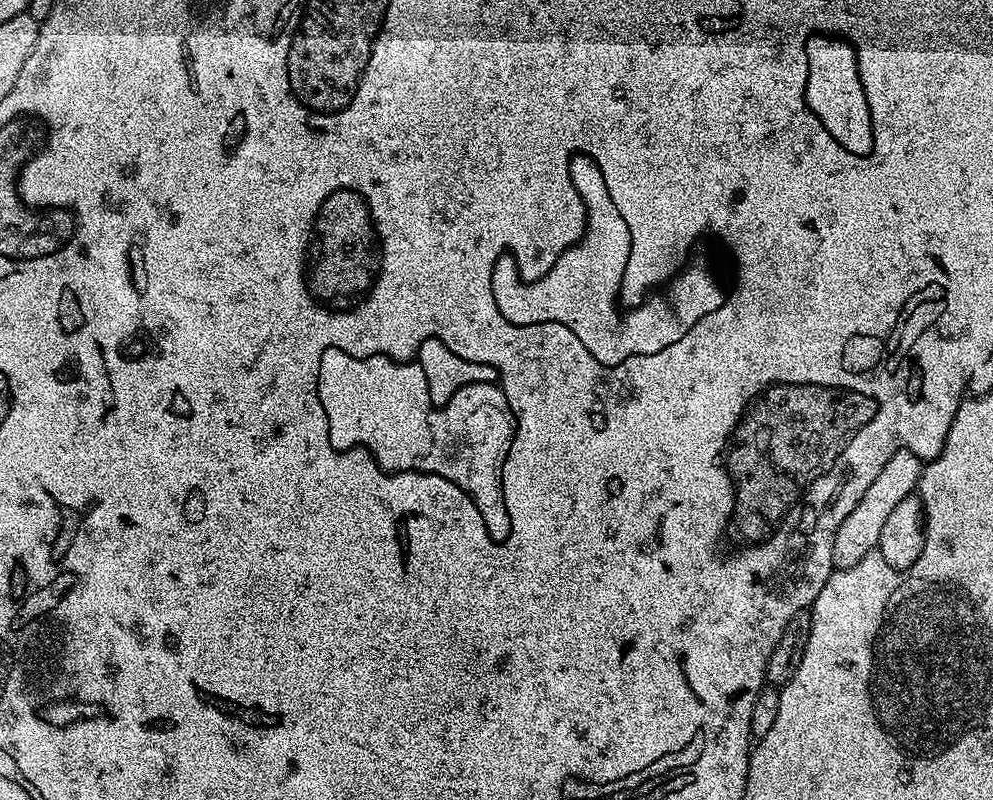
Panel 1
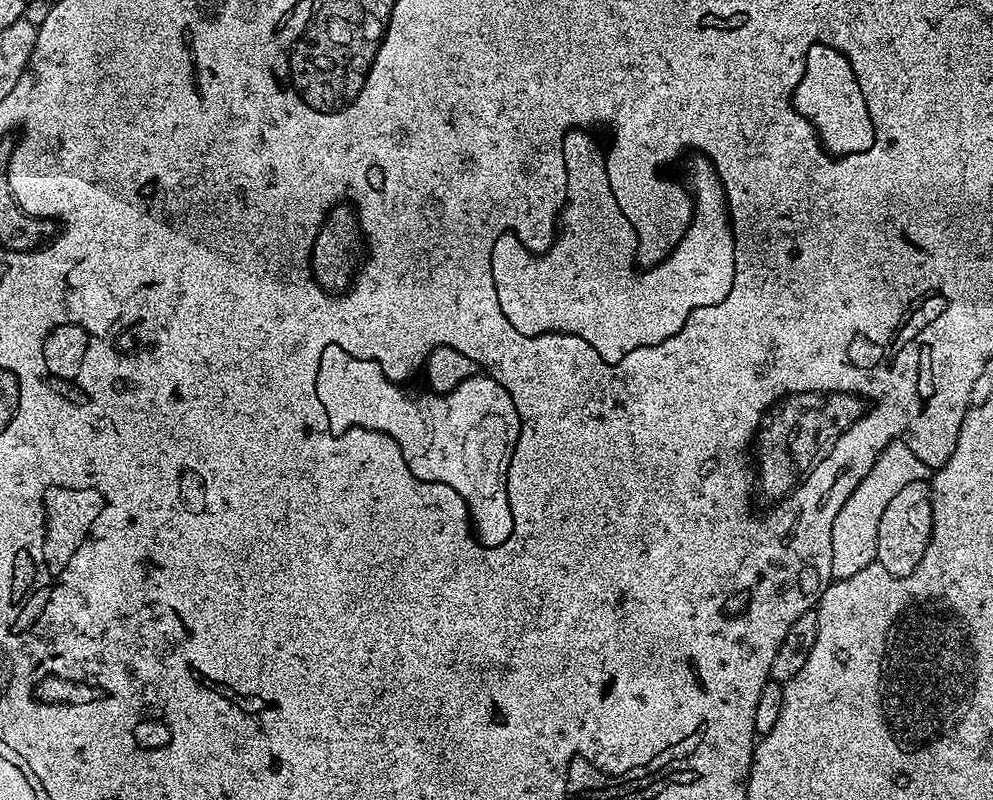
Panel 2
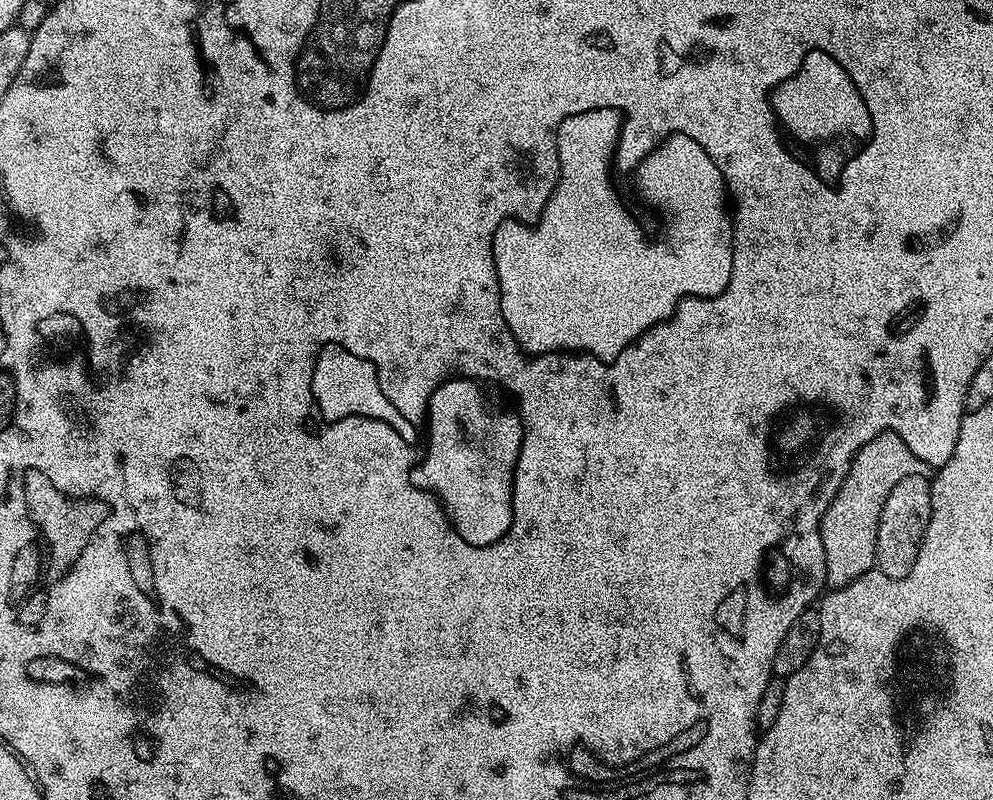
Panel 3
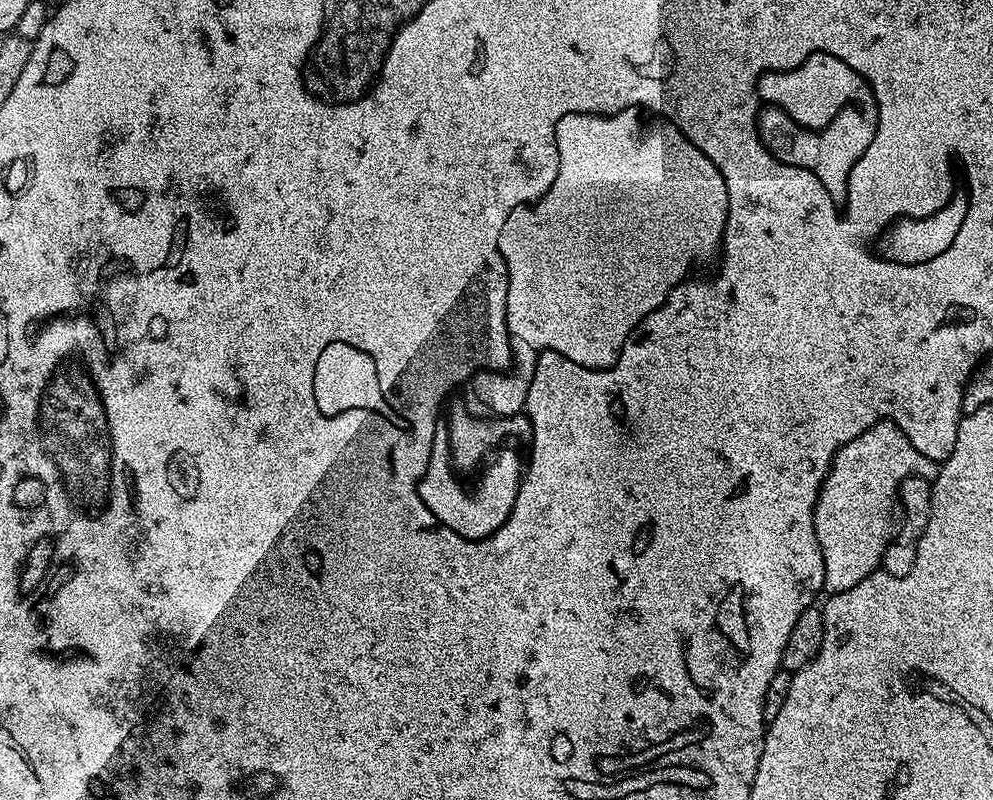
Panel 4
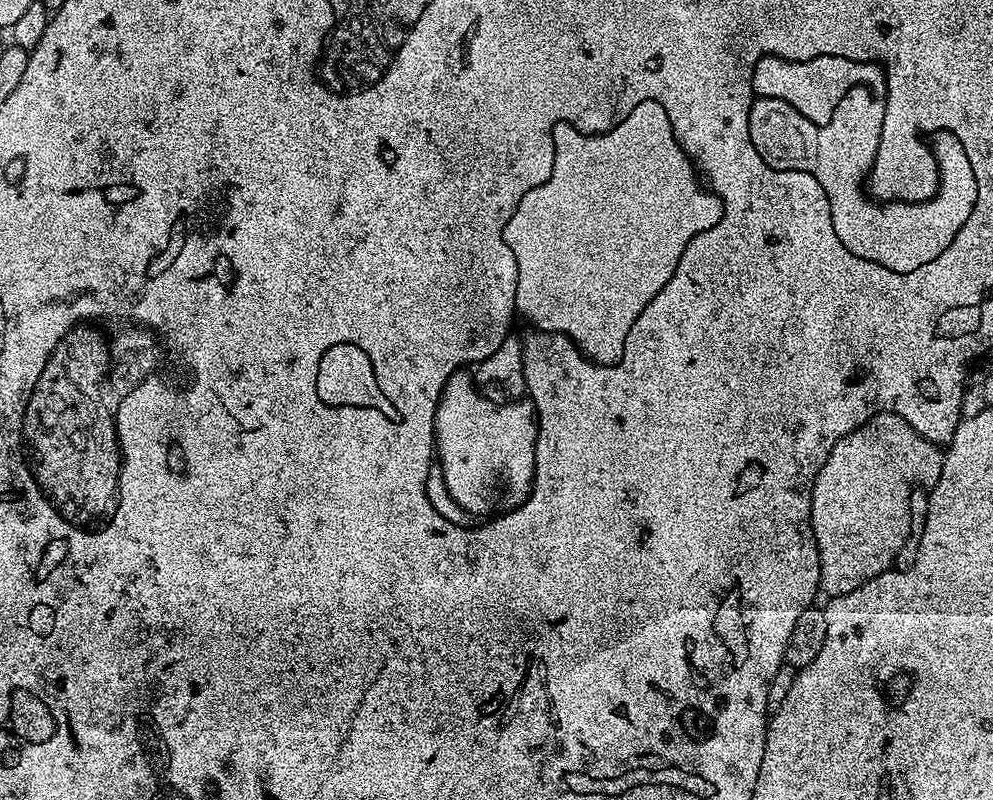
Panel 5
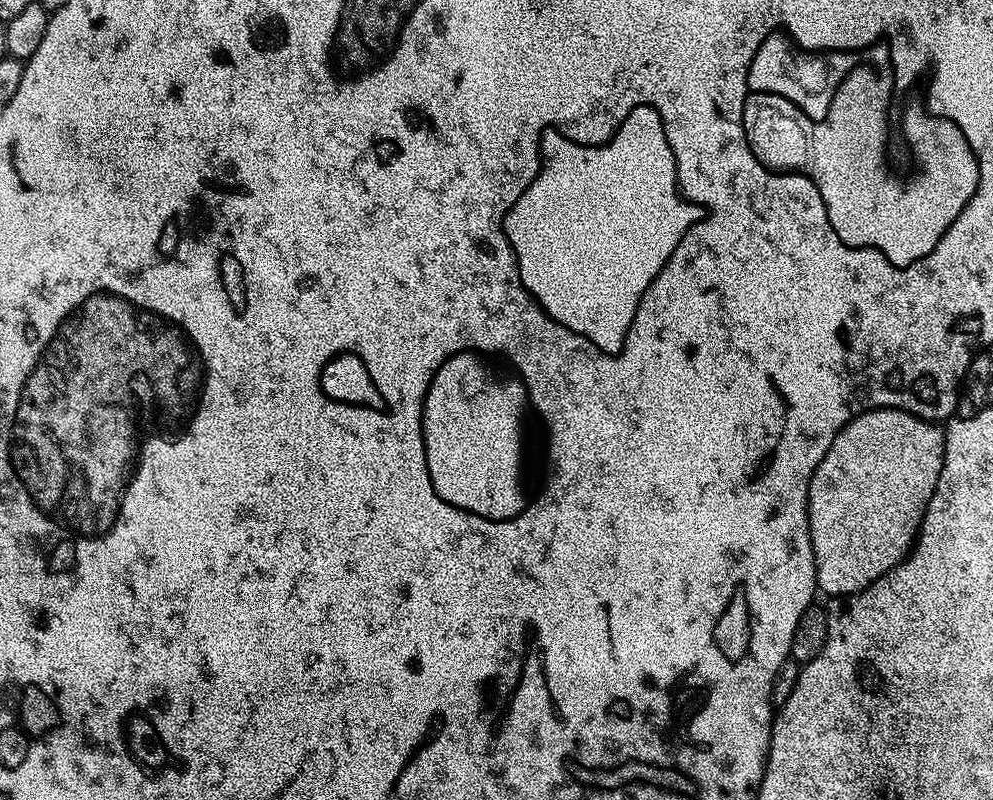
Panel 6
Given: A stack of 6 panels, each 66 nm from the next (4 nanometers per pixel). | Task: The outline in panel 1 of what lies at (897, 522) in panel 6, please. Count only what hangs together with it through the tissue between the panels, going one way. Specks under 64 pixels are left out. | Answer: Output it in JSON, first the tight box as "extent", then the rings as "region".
{"extent":[832,448,922,568],"region":[[[906,448],[898,449],[890,458],[890,462],[886,462],[886,466],[882,466],[882,474],[878,474],[878,478],[874,478],[874,482],[870,482],[870,490],[866,490],[866,494],[862,494],[858,506],[854,506],[854,510],[850,510],[850,514],[846,514],[842,526],[838,526],[838,530],[834,534],[832,562],[836,568],[858,566],[858,562],[862,562],[862,558],[866,558],[866,554],[877,551],[879,535],[886,518],[893,513],[898,502],[917,491],[921,471],[922,461]]]}

